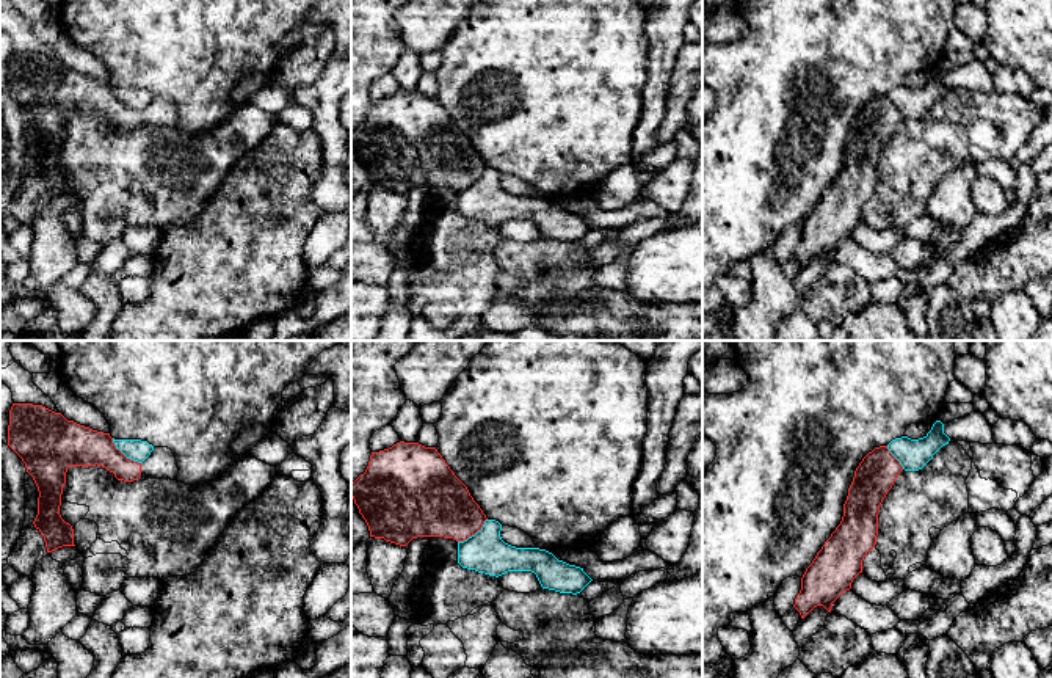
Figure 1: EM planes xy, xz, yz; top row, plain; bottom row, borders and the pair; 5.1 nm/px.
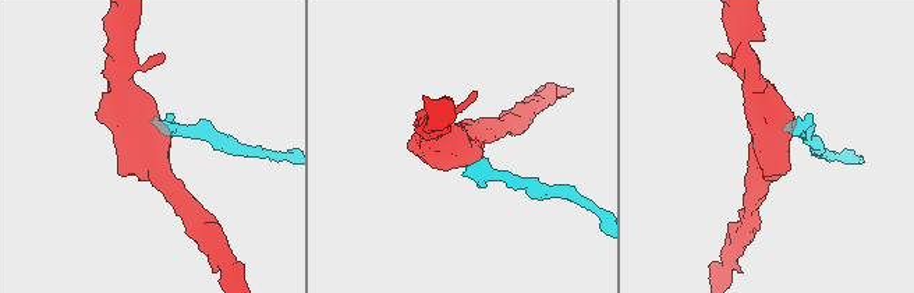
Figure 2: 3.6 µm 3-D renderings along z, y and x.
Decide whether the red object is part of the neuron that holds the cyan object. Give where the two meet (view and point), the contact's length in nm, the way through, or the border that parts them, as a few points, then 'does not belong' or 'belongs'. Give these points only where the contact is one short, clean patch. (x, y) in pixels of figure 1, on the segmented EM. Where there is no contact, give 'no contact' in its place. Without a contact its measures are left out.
contact xy (124, 454); length 200 nm; border xy (112, 438), (127, 457), (140, 463); does not belong

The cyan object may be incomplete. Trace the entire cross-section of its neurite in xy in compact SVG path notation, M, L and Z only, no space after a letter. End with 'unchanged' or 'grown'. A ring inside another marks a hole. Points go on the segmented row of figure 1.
M113 438L113 443L116 449L119 449L127 458L138 463L143 463L154 450L152 444L141 439L114 439Z; unchanged

